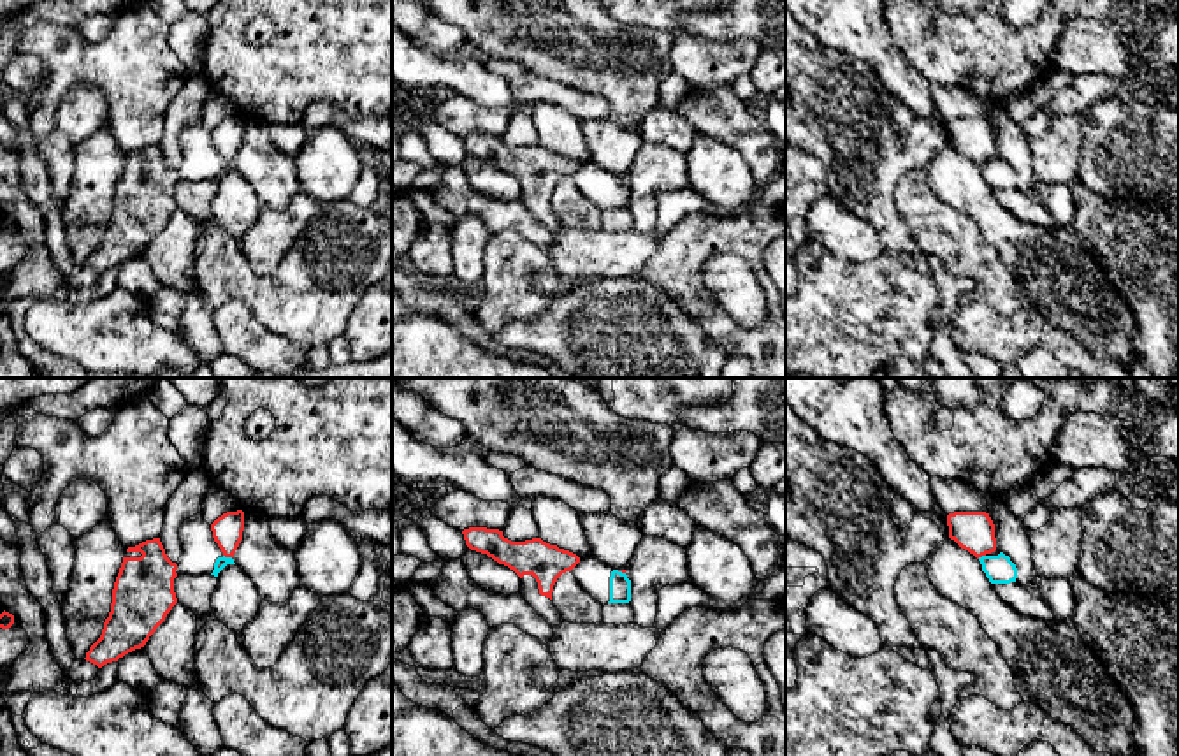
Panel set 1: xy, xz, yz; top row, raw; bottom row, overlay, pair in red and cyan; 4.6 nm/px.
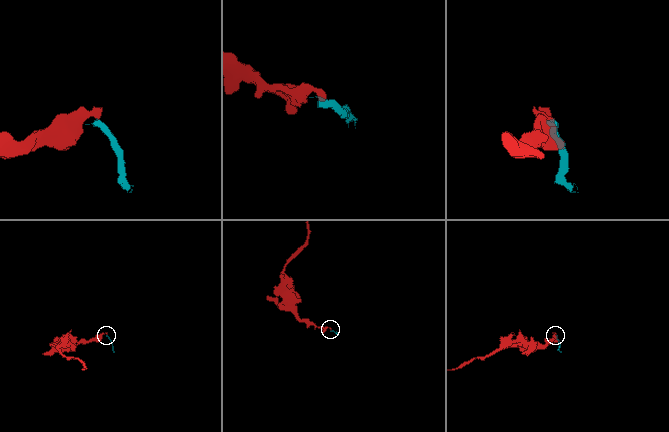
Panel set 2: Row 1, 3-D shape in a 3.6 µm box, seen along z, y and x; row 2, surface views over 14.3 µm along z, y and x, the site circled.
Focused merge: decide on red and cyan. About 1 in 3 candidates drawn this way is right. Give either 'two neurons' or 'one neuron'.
two neurons

